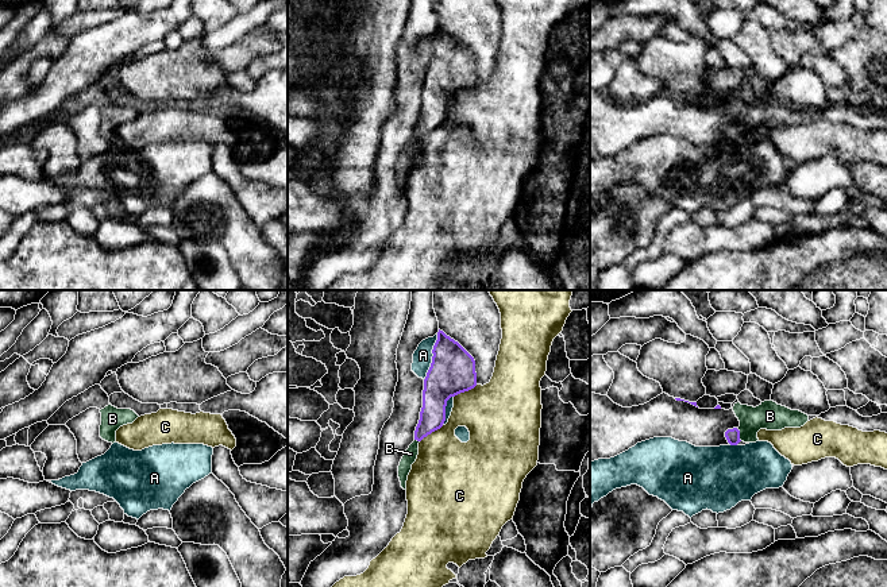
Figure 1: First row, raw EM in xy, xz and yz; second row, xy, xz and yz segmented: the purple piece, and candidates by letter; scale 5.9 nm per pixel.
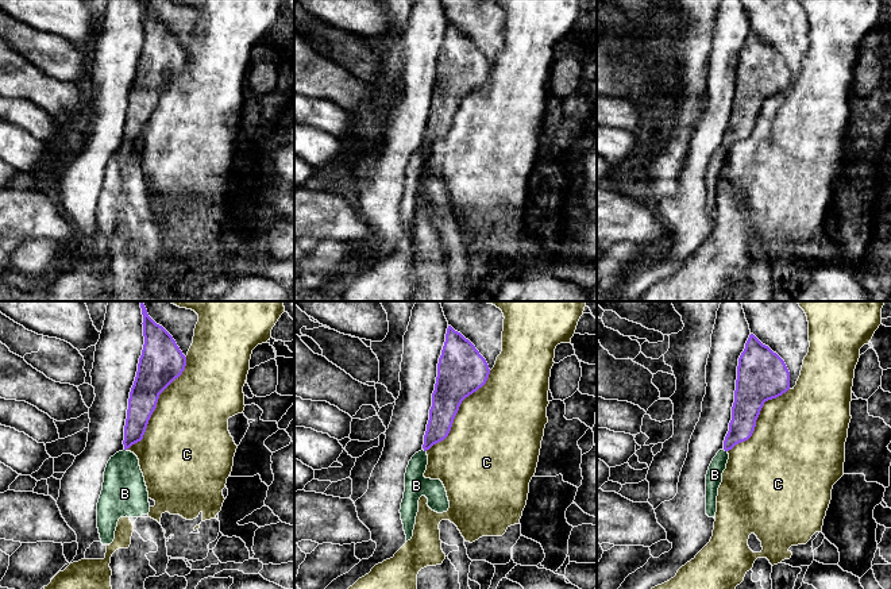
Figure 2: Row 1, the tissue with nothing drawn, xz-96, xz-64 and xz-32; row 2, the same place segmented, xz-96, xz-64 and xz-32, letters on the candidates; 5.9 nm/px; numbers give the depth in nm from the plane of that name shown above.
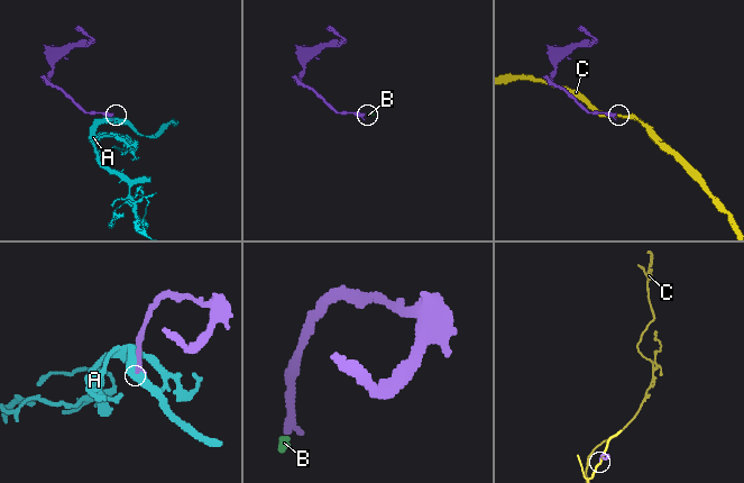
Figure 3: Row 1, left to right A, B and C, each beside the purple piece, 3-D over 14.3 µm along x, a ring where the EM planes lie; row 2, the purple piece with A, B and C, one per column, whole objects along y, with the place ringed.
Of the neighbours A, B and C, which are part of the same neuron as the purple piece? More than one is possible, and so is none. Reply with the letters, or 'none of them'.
B

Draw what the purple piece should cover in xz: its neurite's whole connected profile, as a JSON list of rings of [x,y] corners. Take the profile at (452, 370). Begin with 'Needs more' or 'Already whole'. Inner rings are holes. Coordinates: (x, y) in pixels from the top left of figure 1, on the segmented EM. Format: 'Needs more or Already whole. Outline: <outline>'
Needs more. Outline: [[[440,329],[432,354],[432,363],[424,379],[423,408],[414,441],[405,451],[398,466],[398,478],[404,490],[419,455],[419,443],[440,429],[446,421],[447,401],[477,386],[474,358]]]

